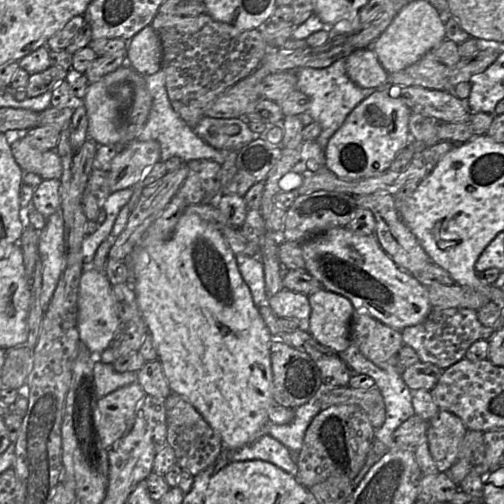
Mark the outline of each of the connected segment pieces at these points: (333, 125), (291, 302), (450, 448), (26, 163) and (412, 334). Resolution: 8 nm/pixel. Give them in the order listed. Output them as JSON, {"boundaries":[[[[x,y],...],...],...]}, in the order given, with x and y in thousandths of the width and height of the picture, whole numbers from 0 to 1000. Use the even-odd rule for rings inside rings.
{"boundaries":[[[[687,115],[673,117],[647,135],[603,133],[591,141],[589,179],[607,187],[617,200],[609,220],[621,240],[637,248],[639,260],[629,282],[645,298],[655,274],[679,250],[688,230],[722,196],[748,177],[718,175],[704,167],[687,141]]],[[[562,573],[550,583],[534,587],[530,605],[552,631],[587,631],[595,637],[595,653],[611,657],[617,607],[609,585]]],[[[877,812],[851,835],[847,879],[871,937],[887,937],[903,919],[927,853],[911,827]]],[[[26,258],[10,262],[20,278],[26,312],[50,343],[67,343],[85,357],[119,355],[123,325],[109,296],[79,300],[65,294],[50,276],[56,258]]],[[[861,609],[845,633],[796,657],[802,685],[819,690],[833,718],[847,718],[885,734],[921,710],[927,692],[946,675],[970,675],[986,657],[962,649],[946,629],[946,617],[927,611]]]]}

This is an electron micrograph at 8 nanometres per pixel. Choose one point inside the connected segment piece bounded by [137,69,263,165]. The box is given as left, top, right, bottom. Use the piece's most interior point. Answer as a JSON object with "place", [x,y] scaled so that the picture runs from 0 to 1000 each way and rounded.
{"place":[411,278]}

